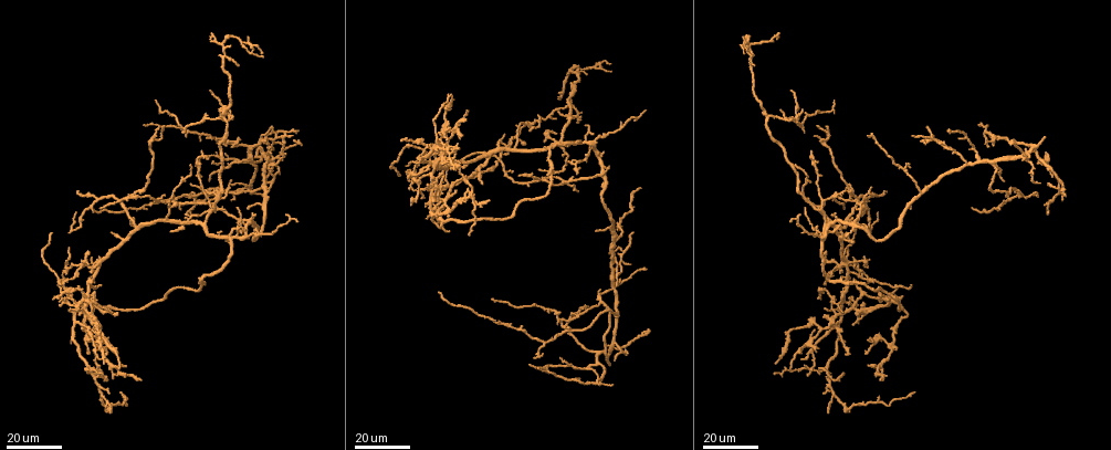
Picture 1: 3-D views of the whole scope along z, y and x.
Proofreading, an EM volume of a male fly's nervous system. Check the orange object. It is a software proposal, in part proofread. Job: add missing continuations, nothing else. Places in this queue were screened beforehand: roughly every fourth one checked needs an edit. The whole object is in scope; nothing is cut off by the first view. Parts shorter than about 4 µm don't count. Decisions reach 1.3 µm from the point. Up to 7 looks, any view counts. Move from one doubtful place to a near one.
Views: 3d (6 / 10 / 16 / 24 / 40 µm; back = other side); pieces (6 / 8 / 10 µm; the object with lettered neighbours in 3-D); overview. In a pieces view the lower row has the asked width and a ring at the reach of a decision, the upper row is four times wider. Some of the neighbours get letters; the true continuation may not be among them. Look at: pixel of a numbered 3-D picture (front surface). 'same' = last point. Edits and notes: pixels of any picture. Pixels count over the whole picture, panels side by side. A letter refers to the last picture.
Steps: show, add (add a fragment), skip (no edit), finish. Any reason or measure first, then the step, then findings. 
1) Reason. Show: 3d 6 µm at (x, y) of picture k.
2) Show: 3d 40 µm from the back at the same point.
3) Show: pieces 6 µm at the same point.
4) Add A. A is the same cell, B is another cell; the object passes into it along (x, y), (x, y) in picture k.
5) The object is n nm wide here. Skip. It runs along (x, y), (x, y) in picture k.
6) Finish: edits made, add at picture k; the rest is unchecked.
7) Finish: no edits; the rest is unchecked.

Show: 3d 24 µm at (202, 178) of picture 1.

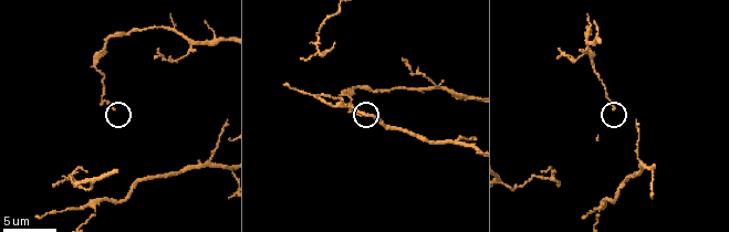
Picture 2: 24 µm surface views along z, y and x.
What lies round it. Show: pieces 8 µm at (614, 107) of picture 2.

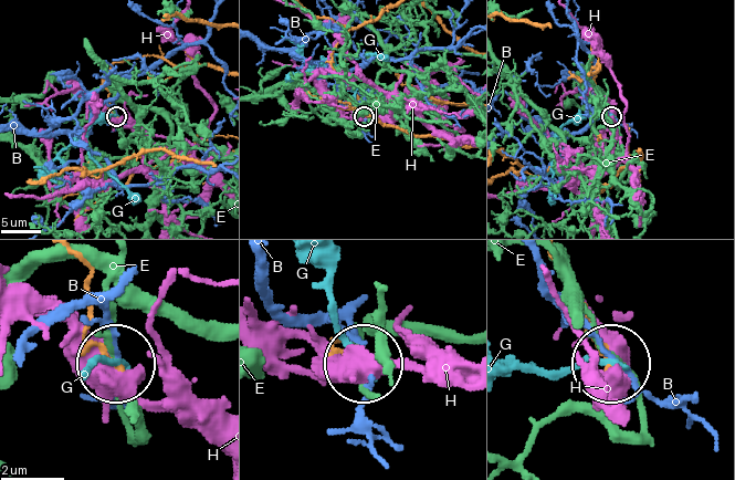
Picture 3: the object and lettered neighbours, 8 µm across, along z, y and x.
Skip. B, E, G and H are other cells; it runs along (82, 267), (90, 330), (111, 358) in picture 3; no lettered fragment goes on from it.

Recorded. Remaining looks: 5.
Branch stops here. Show: 3d 24 µm at (229, 188) of picture 1.

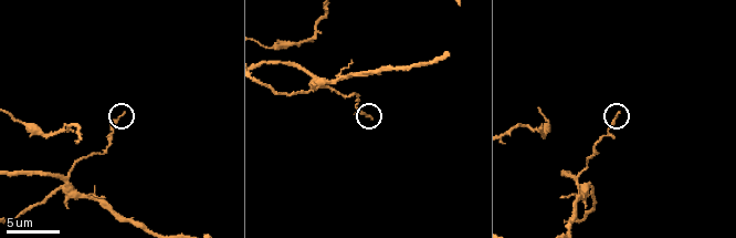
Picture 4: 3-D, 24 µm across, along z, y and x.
Show: pieces 8 µm at (616, 114) of picture 4.

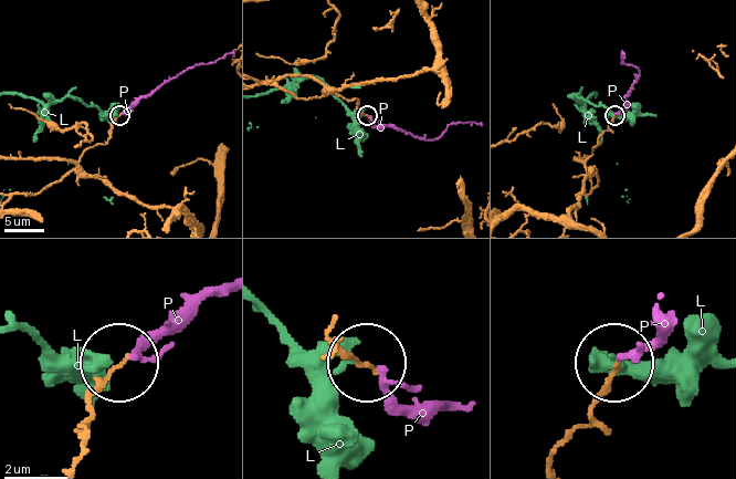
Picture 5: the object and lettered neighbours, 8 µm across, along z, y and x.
The object is 110 nm wide here. Skip. L and P are other cells; no lettered fragment goes on from it.

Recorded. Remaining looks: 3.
Long arm stops here. Show: 3d 16 µm at (440, 164) of picture 1.

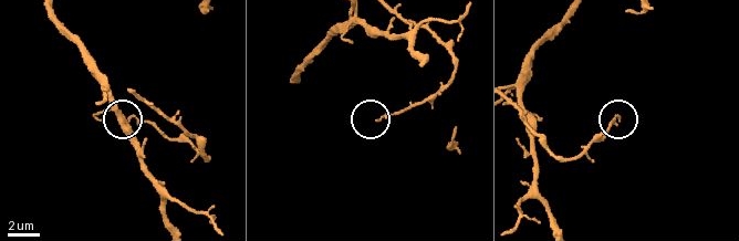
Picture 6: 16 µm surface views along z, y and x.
What lies round it. Show: pieces 6 µm at (621, 120) of picture 6.

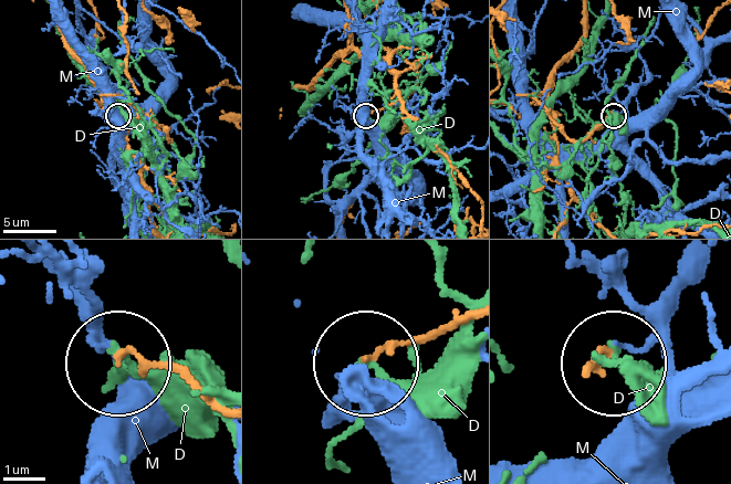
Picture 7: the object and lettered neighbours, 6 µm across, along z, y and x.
Skip. D and M are other cells; it runs along (221, 411), (168, 372), (118, 358) in picture 7; none of them fits.

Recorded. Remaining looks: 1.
Finish: no edits; the rest is unchecked.

